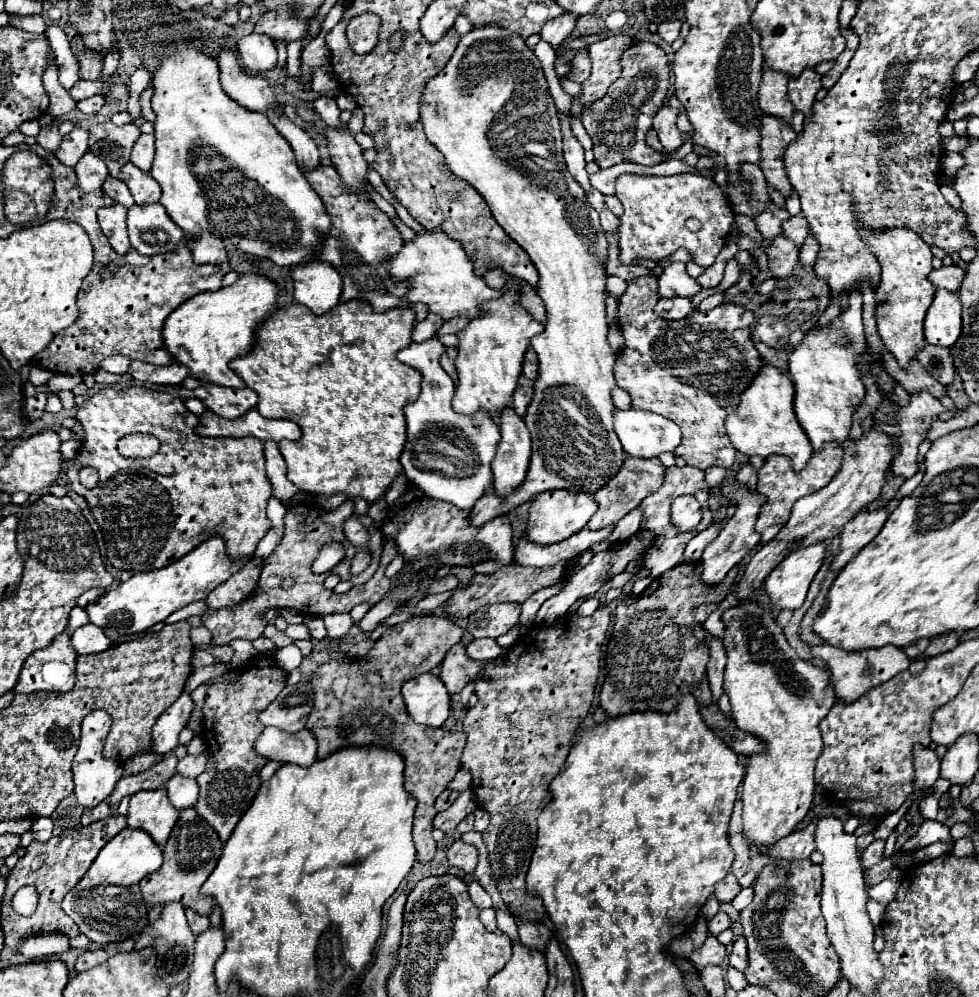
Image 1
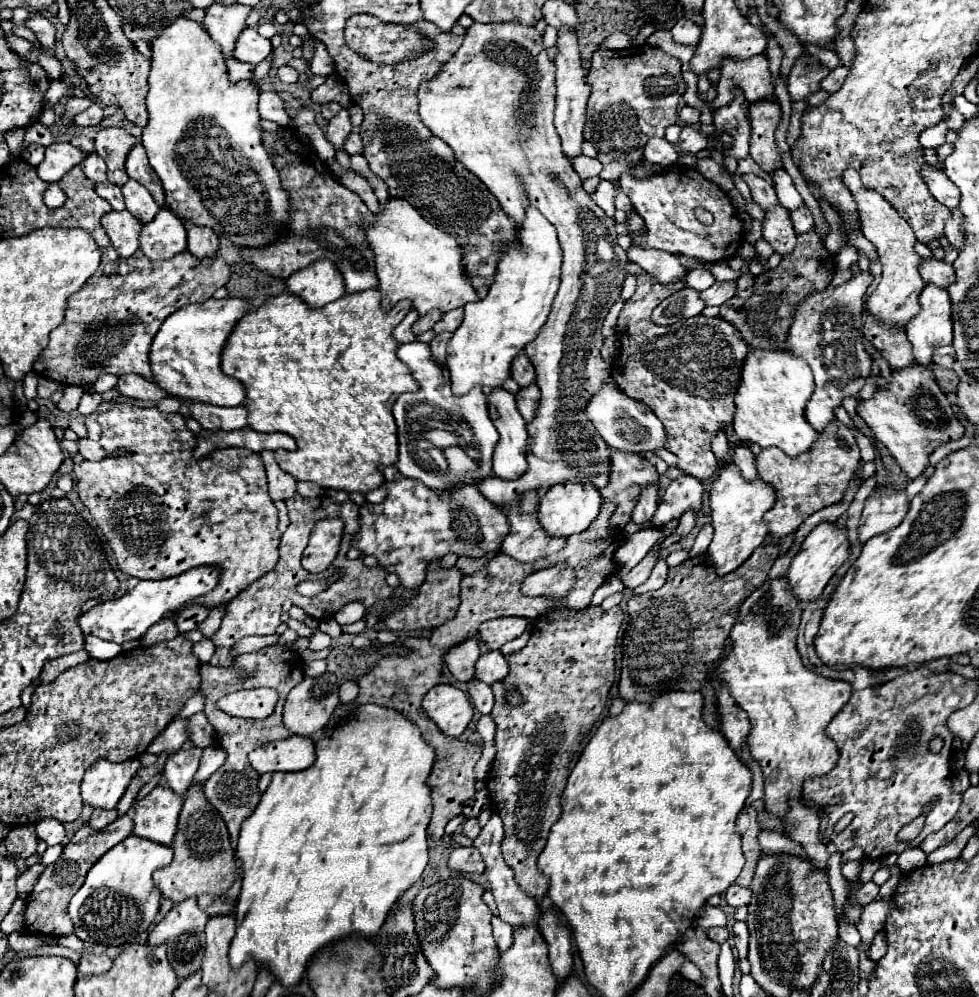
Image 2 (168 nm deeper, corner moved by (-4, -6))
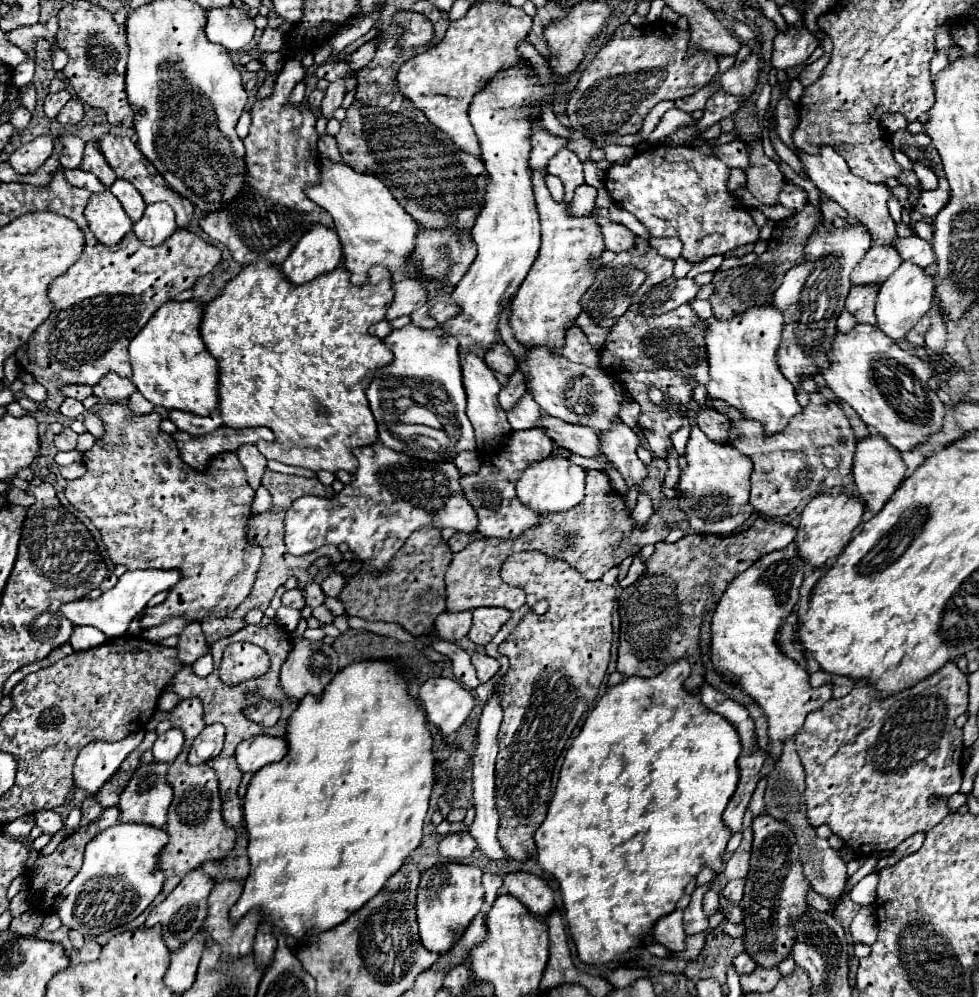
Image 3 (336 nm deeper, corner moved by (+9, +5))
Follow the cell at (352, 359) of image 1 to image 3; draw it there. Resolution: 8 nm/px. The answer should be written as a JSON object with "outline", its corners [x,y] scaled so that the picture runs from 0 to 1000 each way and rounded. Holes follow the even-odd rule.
{"outline":[[[253,265],[253,267],[249,267],[249,271],[237,283],[231,285],[227,295],[221,301],[217,301],[215,305],[210,305],[206,327],[204,327],[206,341],[208,341],[210,349],[212,349],[212,353],[221,359],[221,363],[225,367],[223,395],[225,395],[225,413],[227,413],[229,425],[241,430],[247,430],[250,425],[274,427],[282,435],[282,441],[261,445],[264,451],[274,461],[282,461],[282,463],[296,465],[296,467],[308,467],[308,469],[315,469],[315,471],[321,471],[321,473],[335,471],[335,473],[343,475],[345,471],[353,471],[353,473],[366,471],[366,461],[364,461],[360,449],[378,447],[378,445],[382,445],[386,441],[386,429],[384,429],[384,421],[382,421],[382,417],[378,413],[378,405],[376,405],[376,399],[374,399],[374,389],[380,383],[382,375],[402,361],[402,355],[394,349],[394,345],[386,337],[378,337],[376,329],[382,323],[386,323],[386,321],[390,321],[394,317],[394,311],[396,311],[396,307],[400,303],[400,297],[402,297],[400,279],[398,279],[398,275],[394,275],[394,269],[382,269],[382,273],[378,273],[378,285],[372,285],[372,287],[358,285],[358,273],[353,269],[349,269],[349,267],[345,267],[337,275],[331,275],[331,277],[327,277],[327,279],[315,283],[315,285],[300,287],[290,279],[290,275],[282,267],[276,267],[276,265]]]}

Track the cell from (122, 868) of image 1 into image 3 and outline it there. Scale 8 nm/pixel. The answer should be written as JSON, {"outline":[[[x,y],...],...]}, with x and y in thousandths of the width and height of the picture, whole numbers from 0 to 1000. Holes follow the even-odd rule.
{"outline":[[[118,826],[100,837],[88,847],[82,875],[72,883],[63,897],[55,901],[53,913],[67,931],[80,933],[86,939],[100,939],[131,927],[145,917],[165,893],[170,881],[161,875],[159,859],[170,843],[172,839],[165,830],[153,830],[149,826]]]}

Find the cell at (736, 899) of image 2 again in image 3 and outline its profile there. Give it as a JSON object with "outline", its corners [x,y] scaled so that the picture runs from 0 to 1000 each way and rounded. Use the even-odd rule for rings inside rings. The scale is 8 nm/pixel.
{"outline":[[[746,883],[737,891],[737,897],[748,905],[754,905],[758,901],[758,895],[760,895],[760,883]]]}

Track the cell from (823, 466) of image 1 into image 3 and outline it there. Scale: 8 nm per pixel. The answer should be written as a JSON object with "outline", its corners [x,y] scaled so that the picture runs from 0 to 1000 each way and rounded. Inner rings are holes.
{"outline":[[[829,395],[827,405],[807,421],[803,431],[795,433],[795,437],[778,437],[778,425],[770,425],[770,421],[746,421],[746,445],[764,457],[770,463],[768,473],[768,495],[766,506],[770,512],[782,520],[797,520],[813,512],[819,499],[829,499],[840,493],[856,493],[860,489],[860,481],[870,471],[870,461],[874,453],[874,439],[864,415],[858,407],[840,395]]]}

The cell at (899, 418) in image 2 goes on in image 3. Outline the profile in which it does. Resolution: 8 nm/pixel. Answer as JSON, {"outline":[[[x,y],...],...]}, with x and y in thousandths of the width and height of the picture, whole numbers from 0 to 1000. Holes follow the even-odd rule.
{"outline":[[[874,325],[874,329],[868,335],[858,335],[852,341],[852,353],[848,353],[848,369],[840,373],[846,389],[858,399],[860,403],[868,405],[872,413],[880,419],[880,423],[907,441],[917,453],[930,453],[936,447],[944,445],[952,433],[960,433],[964,419],[966,419],[966,407],[960,403],[958,395],[948,387],[948,381],[952,379],[952,369],[948,363],[942,363],[940,359],[923,353],[913,341],[909,341],[899,329],[887,327],[887,325]]]}

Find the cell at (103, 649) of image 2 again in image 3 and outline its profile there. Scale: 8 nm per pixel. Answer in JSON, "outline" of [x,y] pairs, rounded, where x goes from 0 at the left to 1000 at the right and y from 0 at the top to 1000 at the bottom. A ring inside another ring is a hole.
{"outline":[[[78,628],[72,638],[72,646],[76,652],[92,652],[106,646],[108,642],[108,636],[96,628]]]}

